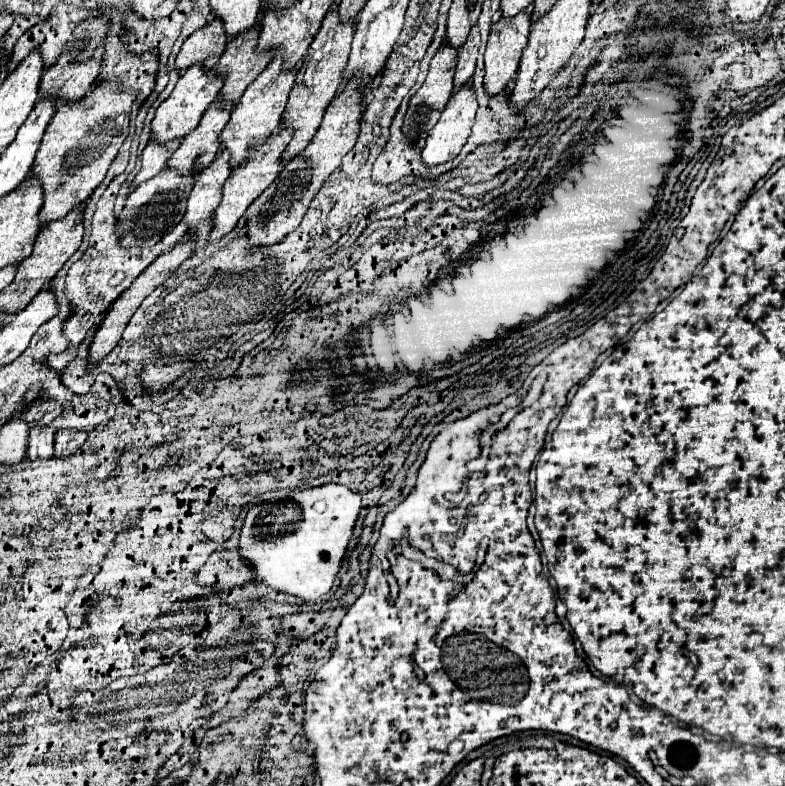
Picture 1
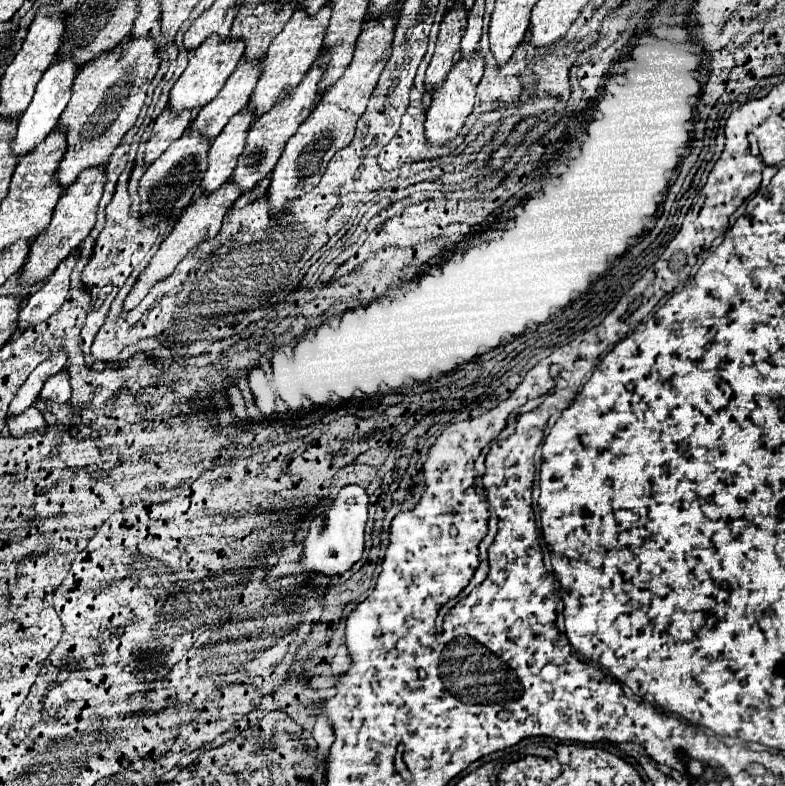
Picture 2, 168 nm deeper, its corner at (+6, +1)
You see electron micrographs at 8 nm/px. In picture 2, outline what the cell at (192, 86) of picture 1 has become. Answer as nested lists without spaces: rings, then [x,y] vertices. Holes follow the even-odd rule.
[[[216,34],[206,38],[192,52],[186,70],[176,80],[176,84],[170,92],[170,108],[174,108],[174,112],[182,112],[182,110],[198,110],[198,108],[206,106],[206,102],[210,102],[222,90],[228,76],[234,72],[236,64],[240,62],[240,58],[244,54],[244,48],[246,48],[246,44],[242,40],[222,40]]]

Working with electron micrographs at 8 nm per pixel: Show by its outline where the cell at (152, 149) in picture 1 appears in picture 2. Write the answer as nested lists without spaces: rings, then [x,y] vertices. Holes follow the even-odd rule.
[[[164,108],[164,112],[156,118],[152,136],[146,142],[146,164],[152,164],[162,152],[186,130],[186,126],[192,120],[192,112],[180,112],[174,114],[170,108]]]

